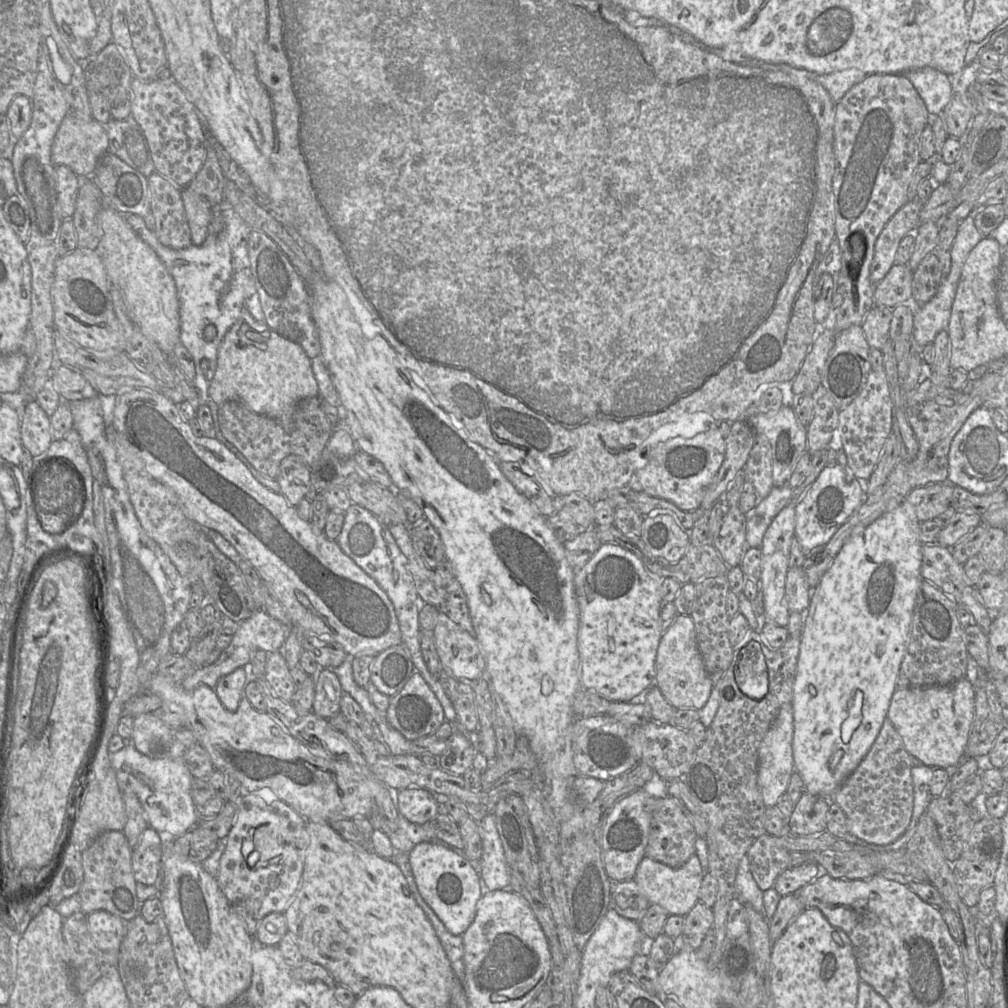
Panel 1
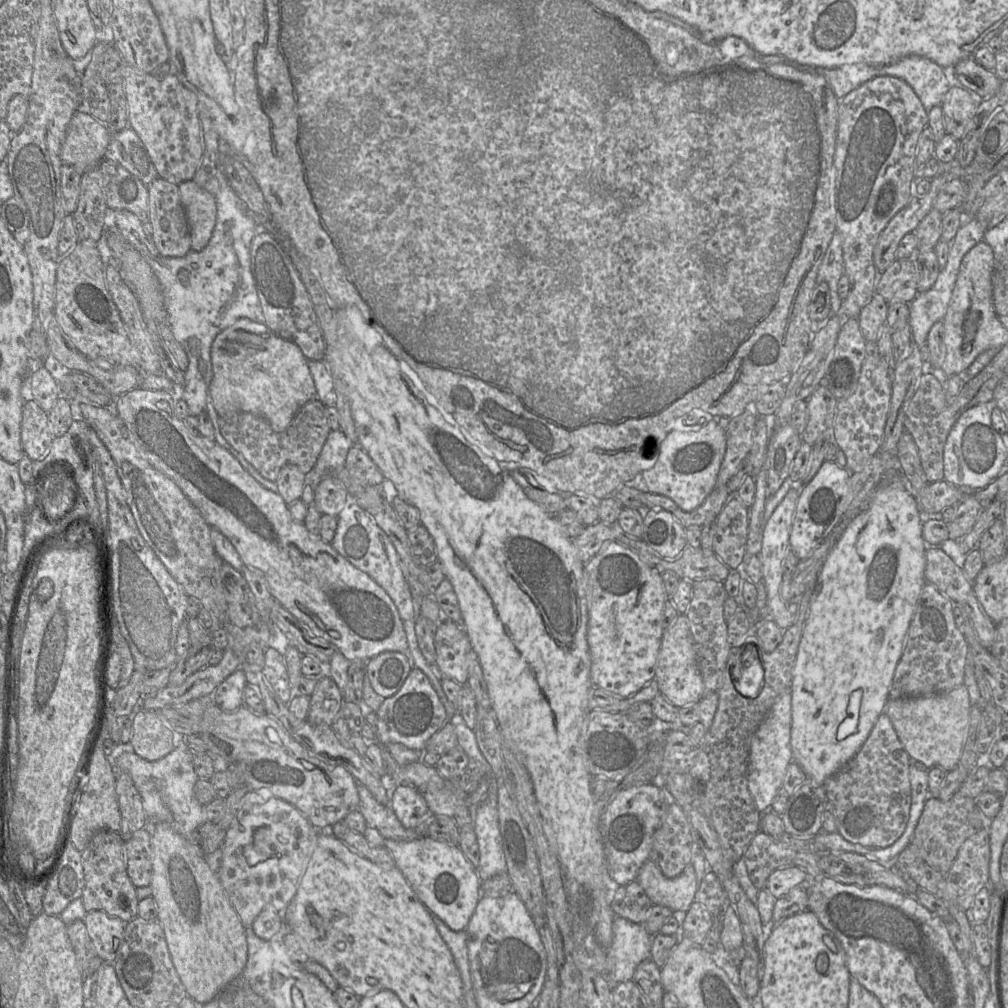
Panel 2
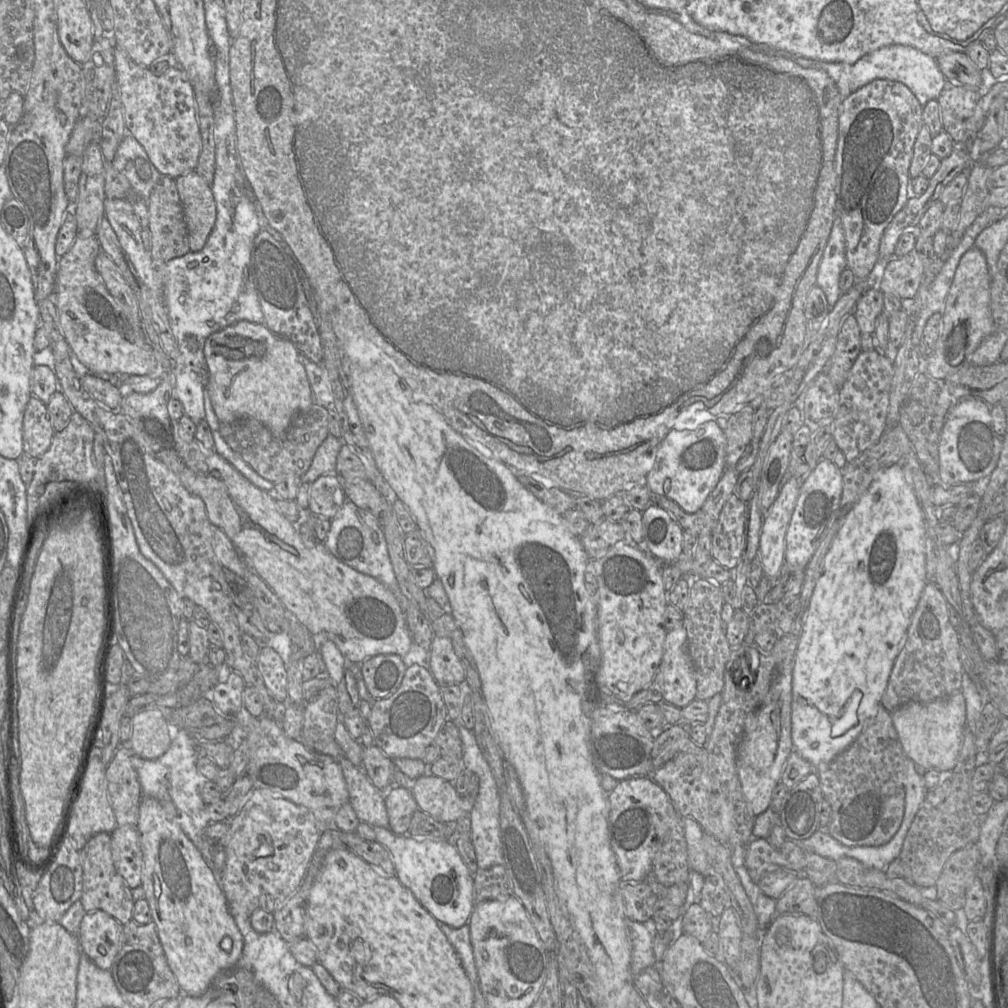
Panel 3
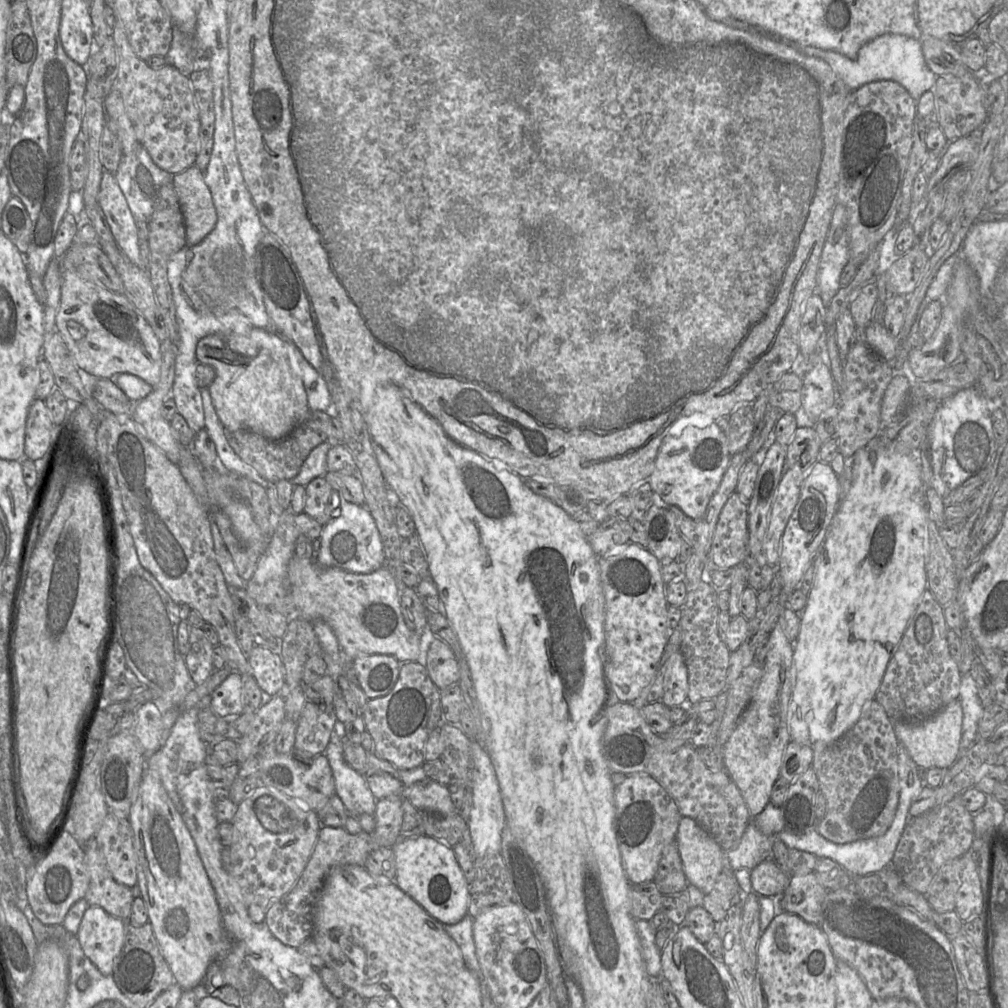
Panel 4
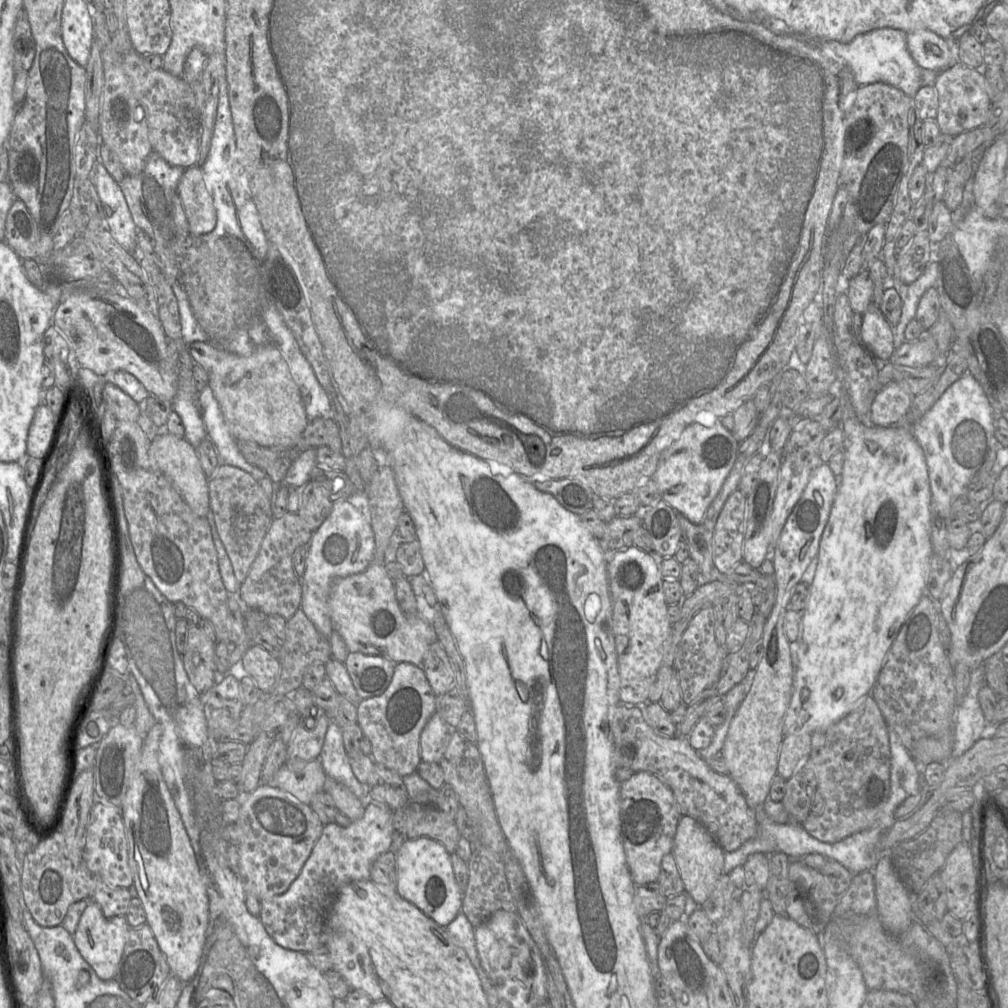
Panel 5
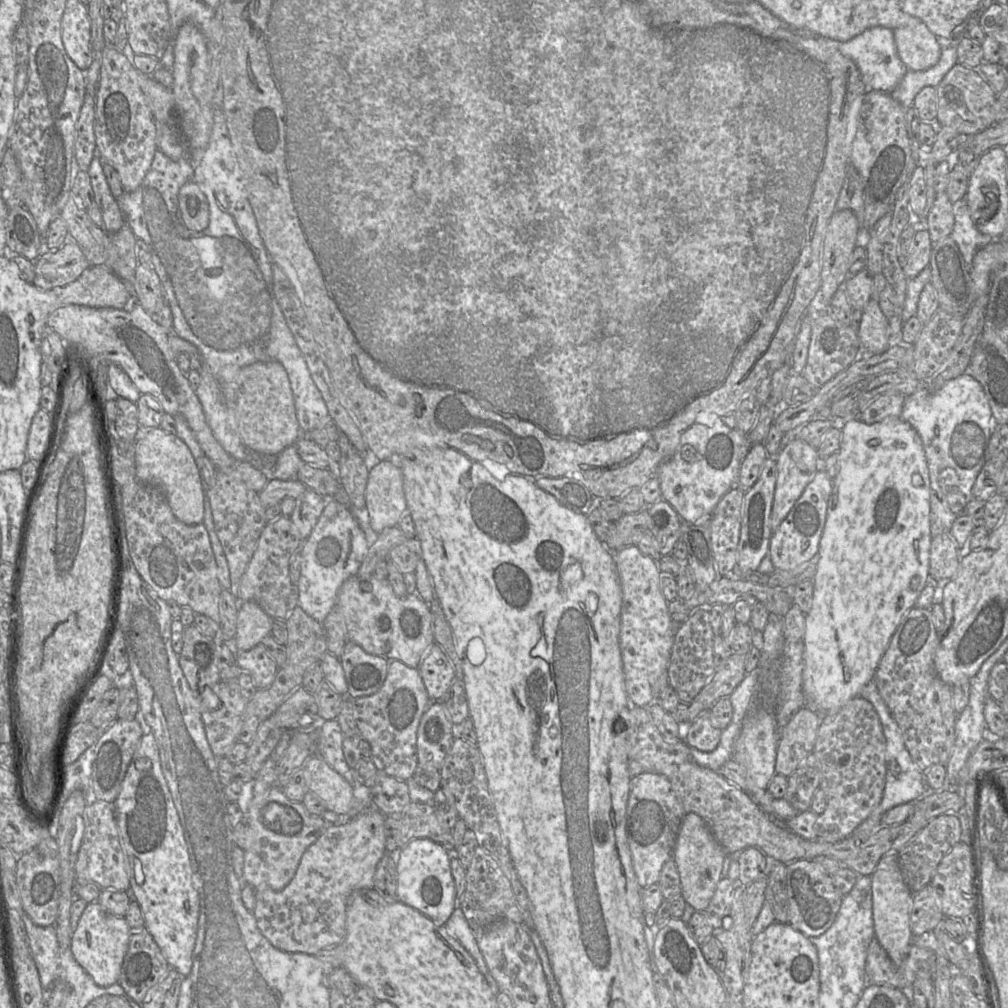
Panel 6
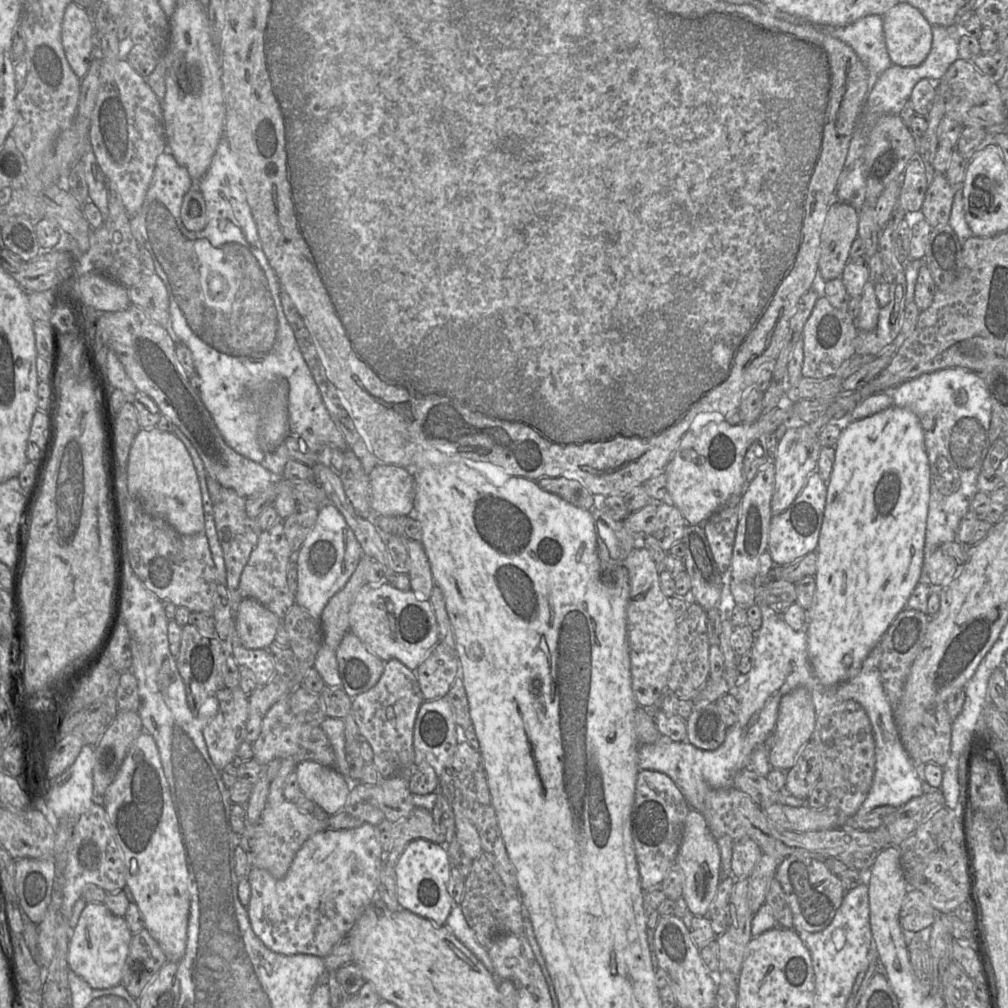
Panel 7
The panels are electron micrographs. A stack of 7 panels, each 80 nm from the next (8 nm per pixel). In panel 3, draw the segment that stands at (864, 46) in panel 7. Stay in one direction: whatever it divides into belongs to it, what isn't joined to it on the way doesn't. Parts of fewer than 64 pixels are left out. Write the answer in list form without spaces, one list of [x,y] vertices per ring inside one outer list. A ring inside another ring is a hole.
[[[905,44],[882,47],[863,56],[857,62],[848,64],[834,62],[821,64],[821,68],[834,80],[843,100],[861,87],[875,80],[890,80],[904,84],[916,97],[922,107],[930,100],[937,100],[946,83],[936,62],[936,57]]]

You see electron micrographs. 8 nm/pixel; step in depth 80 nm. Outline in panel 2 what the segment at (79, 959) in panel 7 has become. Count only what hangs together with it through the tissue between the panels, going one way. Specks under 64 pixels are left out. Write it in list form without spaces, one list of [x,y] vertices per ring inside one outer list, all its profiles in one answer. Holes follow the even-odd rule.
[[[100,910],[87,912],[83,921],[98,957],[104,963],[114,963],[126,923]]]

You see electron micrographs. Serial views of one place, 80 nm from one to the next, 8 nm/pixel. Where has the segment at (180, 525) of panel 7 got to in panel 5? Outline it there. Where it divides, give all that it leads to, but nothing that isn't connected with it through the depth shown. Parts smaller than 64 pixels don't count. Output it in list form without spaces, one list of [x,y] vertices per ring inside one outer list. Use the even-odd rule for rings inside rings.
[[[160,432],[151,440],[148,456],[151,464],[168,478],[192,511],[205,517],[210,508],[207,476],[202,470],[195,448],[189,441],[168,432]]]

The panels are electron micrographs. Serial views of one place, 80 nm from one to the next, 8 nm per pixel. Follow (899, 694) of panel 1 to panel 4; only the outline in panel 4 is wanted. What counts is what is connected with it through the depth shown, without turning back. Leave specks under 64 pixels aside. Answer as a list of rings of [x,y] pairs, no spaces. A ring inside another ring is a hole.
[[[955,699],[932,717],[920,722],[896,721],[894,732],[902,747],[920,769],[948,769],[961,753],[962,707]]]

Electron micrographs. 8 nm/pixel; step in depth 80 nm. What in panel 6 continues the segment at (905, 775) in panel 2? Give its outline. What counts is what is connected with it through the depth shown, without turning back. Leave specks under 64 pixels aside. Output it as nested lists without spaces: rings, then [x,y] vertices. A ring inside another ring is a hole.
[[[860,696],[854,697],[836,712],[822,715],[812,753],[818,763],[819,787],[826,795],[826,807],[822,813],[815,813],[810,809],[799,812],[786,821],[785,826],[812,841],[838,842],[851,835],[882,799],[886,774],[885,749],[885,737],[879,717],[872,704],[866,699]]]

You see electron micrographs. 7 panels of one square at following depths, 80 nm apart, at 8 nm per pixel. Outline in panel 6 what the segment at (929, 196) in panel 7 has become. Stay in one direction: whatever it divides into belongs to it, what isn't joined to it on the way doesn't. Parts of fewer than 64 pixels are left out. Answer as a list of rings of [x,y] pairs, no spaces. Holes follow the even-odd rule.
[[[946,191],[936,193],[933,206],[925,220],[932,242],[951,235],[954,227],[953,203]]]

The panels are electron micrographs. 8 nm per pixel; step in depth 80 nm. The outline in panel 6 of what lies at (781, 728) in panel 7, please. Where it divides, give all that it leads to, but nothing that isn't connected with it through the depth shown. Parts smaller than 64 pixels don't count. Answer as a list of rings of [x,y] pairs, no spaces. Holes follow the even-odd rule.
[[[801,707],[785,725],[777,743],[775,772],[788,777],[812,753],[821,715]]]

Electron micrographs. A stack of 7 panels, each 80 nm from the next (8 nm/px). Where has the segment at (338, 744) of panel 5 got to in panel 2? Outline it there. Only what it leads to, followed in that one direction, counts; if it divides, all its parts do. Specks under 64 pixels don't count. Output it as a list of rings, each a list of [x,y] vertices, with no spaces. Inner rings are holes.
[[[357,782],[359,795],[358,810],[363,814],[367,826],[377,829],[384,838],[411,841],[422,837],[415,828],[405,828],[398,820],[390,805],[378,802],[371,791]]]

